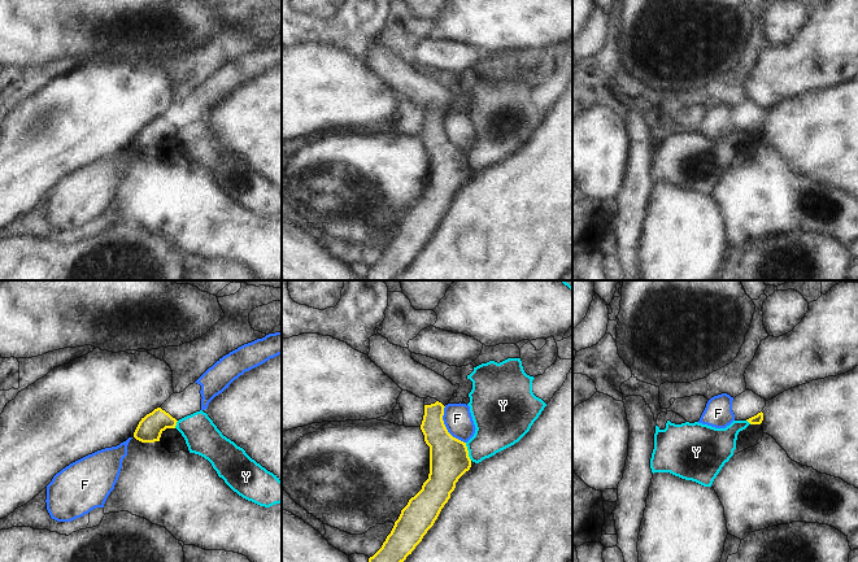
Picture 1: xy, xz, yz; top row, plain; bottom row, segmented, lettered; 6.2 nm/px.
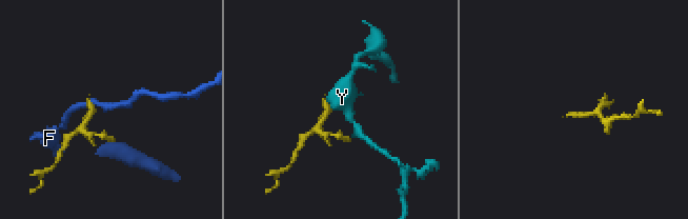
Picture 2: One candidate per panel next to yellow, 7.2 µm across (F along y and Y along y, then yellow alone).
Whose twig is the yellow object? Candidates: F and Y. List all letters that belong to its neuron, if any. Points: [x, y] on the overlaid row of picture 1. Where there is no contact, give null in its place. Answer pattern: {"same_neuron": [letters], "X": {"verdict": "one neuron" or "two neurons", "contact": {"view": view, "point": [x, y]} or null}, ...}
{"same_neuron": [], "F": {"verdict": "two neurons", "contact": {"view": "xz", "point": [445, 427]}}, "Y": {"verdict": "two neurons", "contact": {"view": "xz", "point": [467, 452]}}}

